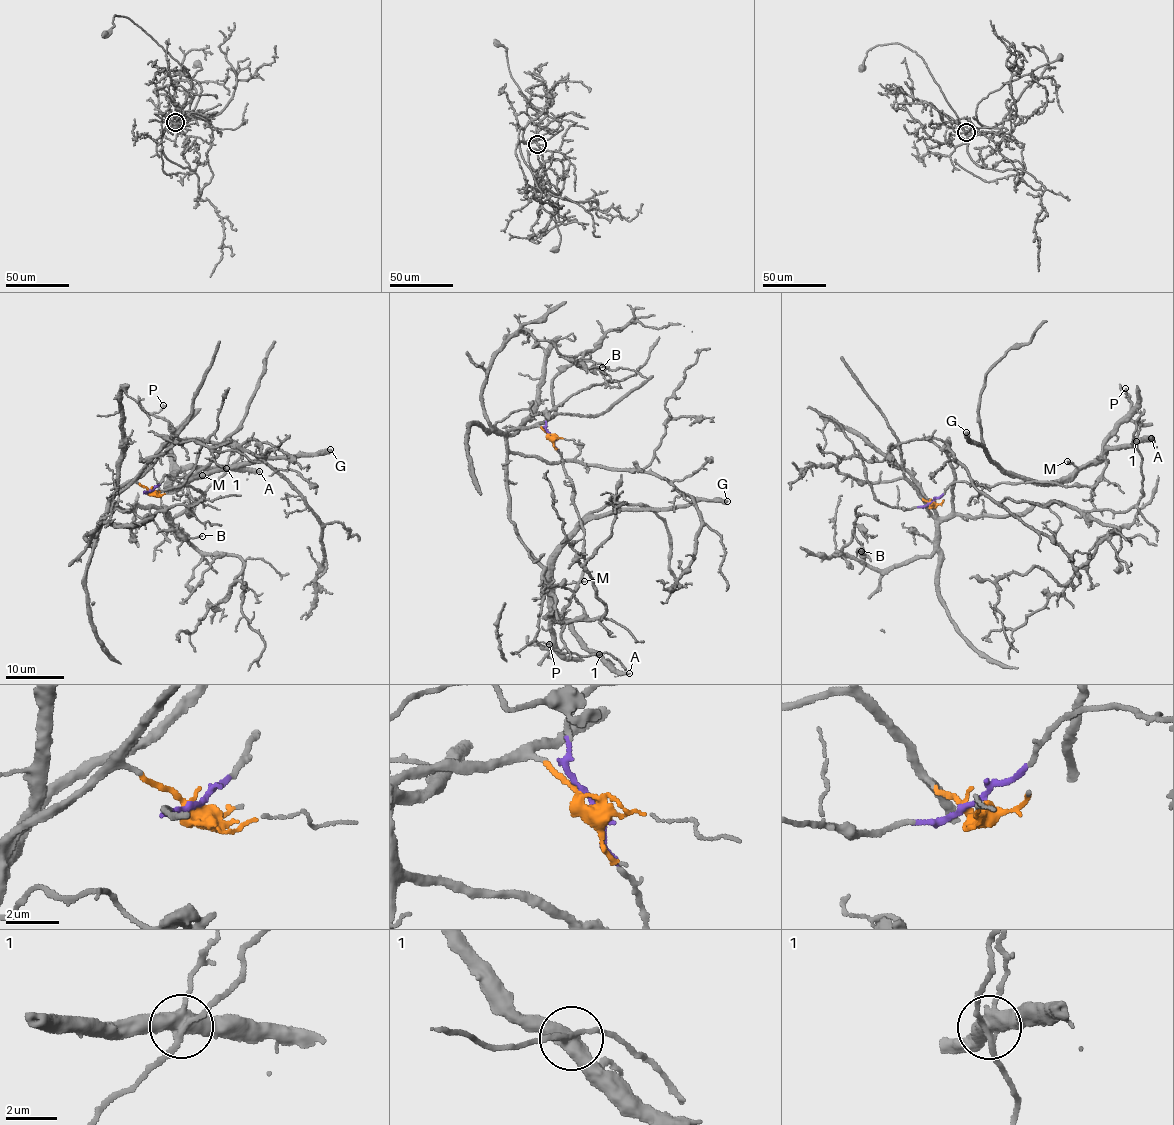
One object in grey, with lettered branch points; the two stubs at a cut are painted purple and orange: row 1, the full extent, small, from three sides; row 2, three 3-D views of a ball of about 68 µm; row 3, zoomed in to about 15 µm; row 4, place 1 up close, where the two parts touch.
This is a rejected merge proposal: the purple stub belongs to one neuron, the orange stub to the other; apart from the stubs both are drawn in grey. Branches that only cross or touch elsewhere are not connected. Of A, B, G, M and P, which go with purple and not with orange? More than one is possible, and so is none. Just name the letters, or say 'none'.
A, G, M, P

